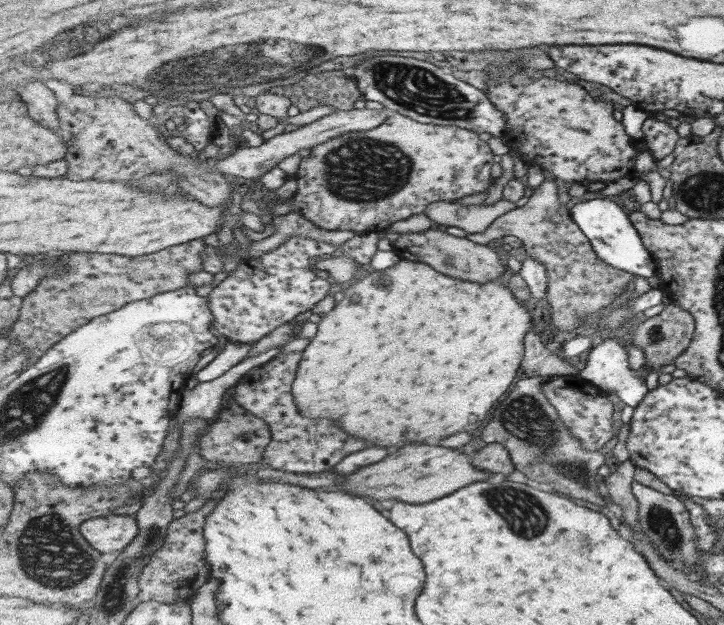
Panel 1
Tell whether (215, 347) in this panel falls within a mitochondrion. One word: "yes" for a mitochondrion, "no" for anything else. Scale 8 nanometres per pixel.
no

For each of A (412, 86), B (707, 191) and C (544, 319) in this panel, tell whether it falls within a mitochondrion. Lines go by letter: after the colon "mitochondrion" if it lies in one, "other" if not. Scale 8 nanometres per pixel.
A: mitochondrion
B: mitochondrion
C: other

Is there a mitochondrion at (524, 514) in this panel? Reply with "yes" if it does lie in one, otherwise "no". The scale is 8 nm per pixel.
yes

